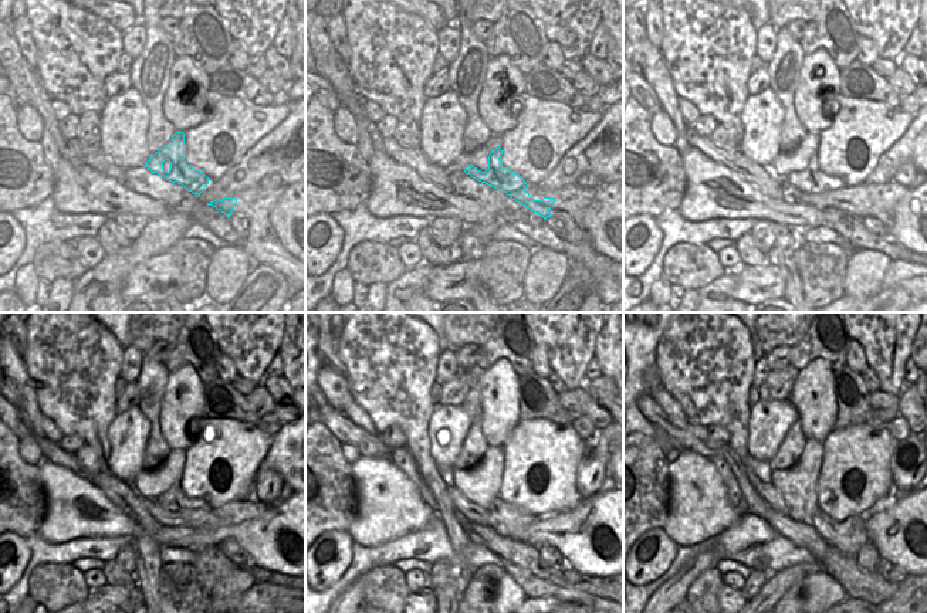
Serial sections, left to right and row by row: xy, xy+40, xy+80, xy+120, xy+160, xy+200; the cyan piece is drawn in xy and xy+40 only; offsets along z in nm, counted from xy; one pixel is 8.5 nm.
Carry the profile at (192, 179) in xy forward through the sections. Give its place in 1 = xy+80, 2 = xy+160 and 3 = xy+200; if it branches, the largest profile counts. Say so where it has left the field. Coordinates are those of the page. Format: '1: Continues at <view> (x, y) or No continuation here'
1: Continues at xy+80 (821, 190)
2: Continues at xy+160 (510, 521)
3: Continues at xy+200 (849, 535)

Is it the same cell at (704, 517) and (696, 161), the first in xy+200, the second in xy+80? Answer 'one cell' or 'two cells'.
one cell

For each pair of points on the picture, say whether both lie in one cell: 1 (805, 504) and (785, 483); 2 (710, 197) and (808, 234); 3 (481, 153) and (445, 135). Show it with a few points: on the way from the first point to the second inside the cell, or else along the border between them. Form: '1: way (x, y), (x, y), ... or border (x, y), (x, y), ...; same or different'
1: way (801, 498), (791, 488); same
2: border (824, 224), (807, 229); different
3: border (463, 151), (450, 168); different

